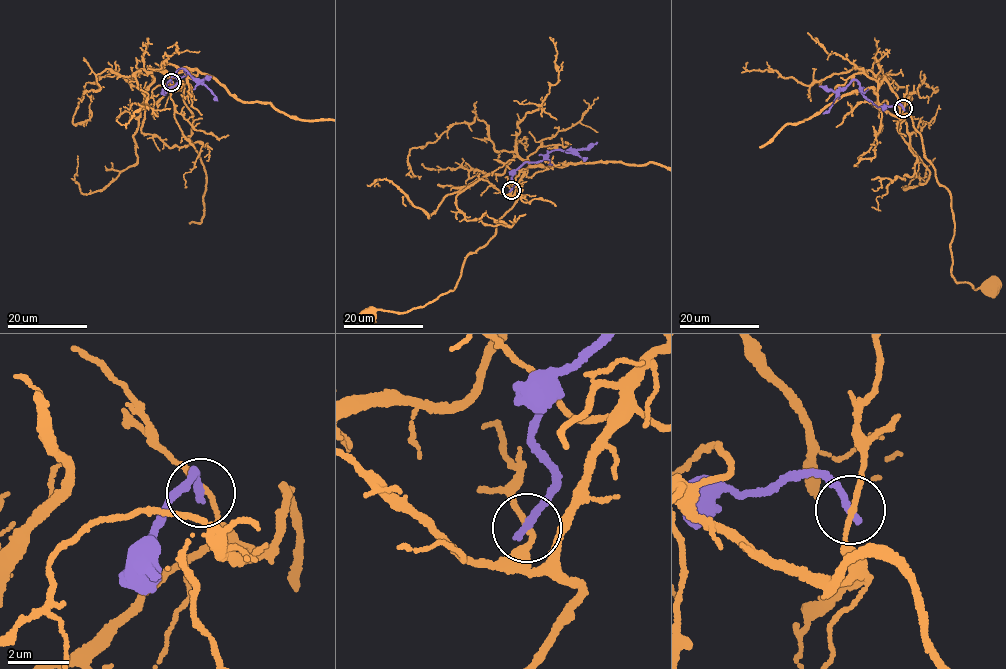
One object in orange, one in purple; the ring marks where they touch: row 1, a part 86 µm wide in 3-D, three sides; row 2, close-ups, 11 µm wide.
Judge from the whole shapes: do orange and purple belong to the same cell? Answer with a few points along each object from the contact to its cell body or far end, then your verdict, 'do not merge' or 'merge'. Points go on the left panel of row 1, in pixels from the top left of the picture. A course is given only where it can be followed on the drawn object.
purple via (171, 82), (171, 79), (163, 89), (165, 92), (178, 81), (177, 71), (187, 70), (213, 92), (217, 100) | do not merge

